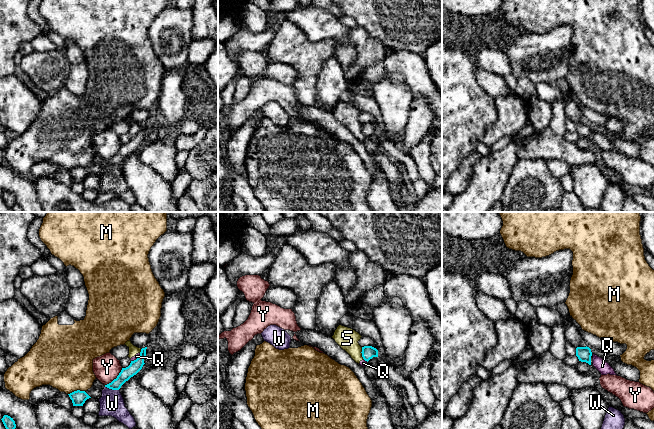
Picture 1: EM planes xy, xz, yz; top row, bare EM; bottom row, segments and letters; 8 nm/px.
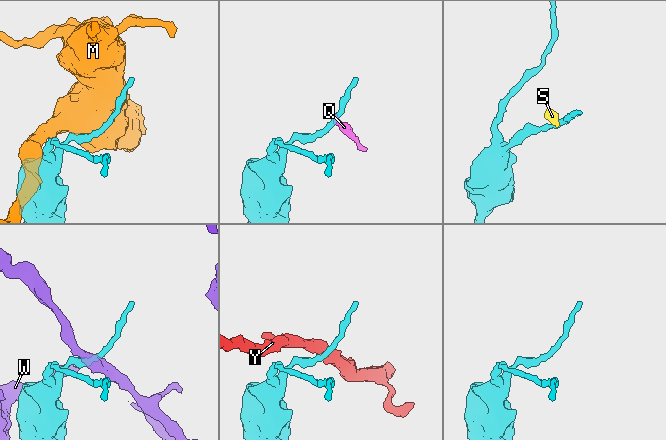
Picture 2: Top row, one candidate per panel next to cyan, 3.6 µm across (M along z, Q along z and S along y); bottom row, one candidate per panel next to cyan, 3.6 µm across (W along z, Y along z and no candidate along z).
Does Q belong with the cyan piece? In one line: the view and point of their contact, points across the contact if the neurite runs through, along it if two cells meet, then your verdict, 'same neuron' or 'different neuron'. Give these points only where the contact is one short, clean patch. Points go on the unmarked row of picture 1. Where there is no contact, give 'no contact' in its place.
meets cyan in xy at (137, 134); border along xy (140, 129), (131, 137); different neuron

